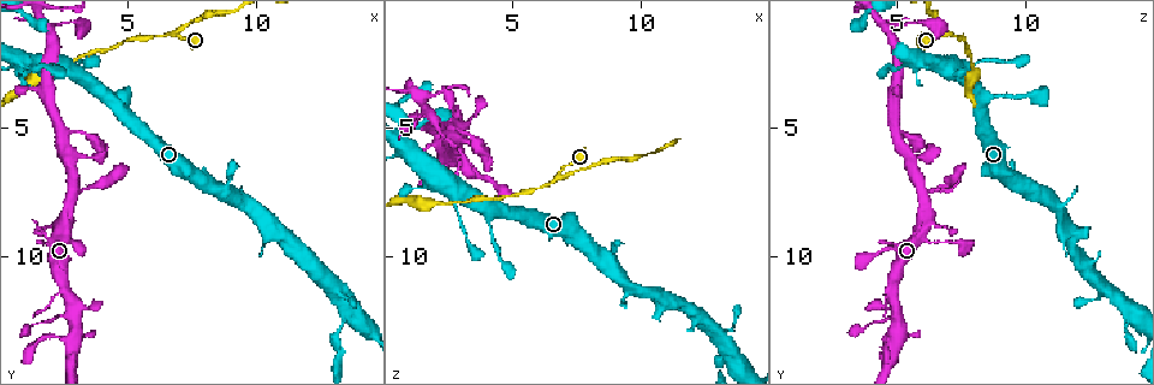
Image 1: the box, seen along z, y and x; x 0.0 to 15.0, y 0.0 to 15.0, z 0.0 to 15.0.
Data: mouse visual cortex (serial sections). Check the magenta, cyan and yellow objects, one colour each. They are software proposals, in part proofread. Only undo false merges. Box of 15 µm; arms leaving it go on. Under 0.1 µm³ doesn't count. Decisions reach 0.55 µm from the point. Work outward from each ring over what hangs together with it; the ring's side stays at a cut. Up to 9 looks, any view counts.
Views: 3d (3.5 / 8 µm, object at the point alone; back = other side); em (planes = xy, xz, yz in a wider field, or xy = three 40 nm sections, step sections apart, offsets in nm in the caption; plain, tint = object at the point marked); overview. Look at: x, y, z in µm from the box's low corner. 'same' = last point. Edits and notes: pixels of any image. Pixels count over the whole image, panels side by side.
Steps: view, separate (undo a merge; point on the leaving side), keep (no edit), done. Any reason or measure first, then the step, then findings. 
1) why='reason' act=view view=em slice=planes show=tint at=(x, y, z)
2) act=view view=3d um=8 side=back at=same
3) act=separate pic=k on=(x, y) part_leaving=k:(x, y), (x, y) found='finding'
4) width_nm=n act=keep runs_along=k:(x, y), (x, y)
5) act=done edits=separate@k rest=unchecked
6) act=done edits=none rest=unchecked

why='abrupt turn' act=view view=3d um=3.5 at=(2.7, 2.7, 7.6)

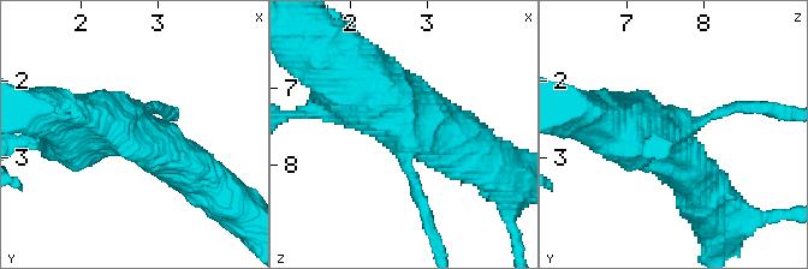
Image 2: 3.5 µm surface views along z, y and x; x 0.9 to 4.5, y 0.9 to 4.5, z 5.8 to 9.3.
act=view view=em slice=xy step=5 show=tint at=(2.80, 2.65, 7.65)

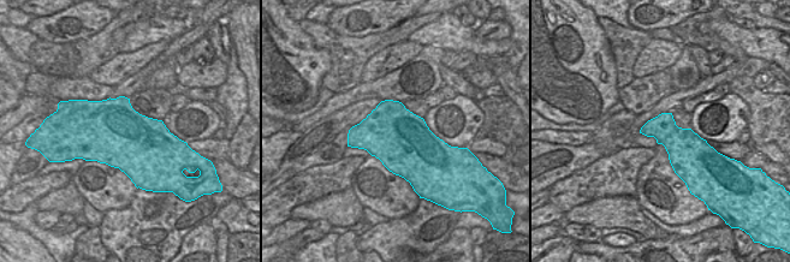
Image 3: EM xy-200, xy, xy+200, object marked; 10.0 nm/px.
act=keep runs_along=2:(486, 160), (360, 83) found='one cell here'

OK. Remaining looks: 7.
why='sudden change in width' act=view view=3d um=3.5 at=(1.9, 1.2, 4.7)

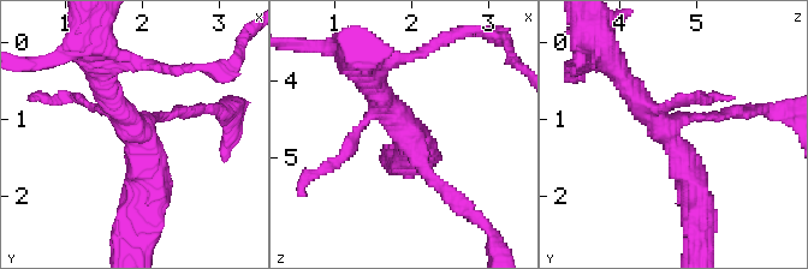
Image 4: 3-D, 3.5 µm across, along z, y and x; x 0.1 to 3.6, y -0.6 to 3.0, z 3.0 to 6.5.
arms=3 arm_widths_nm=150,300,400 why='shape alone is not enough' act=view view=em slice=planes show=tint at=(1.95, 1.15, 4.65)

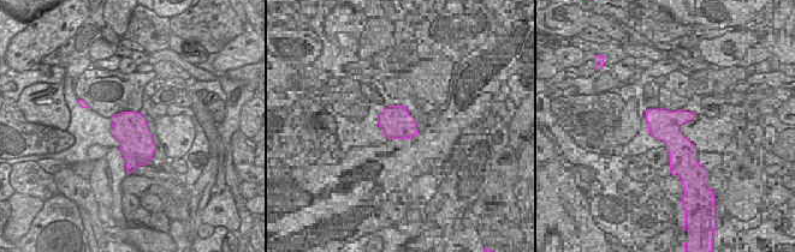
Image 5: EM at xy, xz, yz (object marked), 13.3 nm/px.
act=keep runs_along=4:(697, 202), (676, 143), (621, 77) found='all the same cell'

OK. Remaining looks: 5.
why='arms part here' act=view view=3d um=3.5 at=(11.1, 9.2, 11.7)

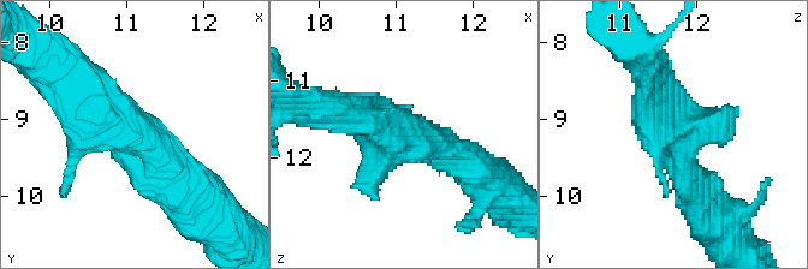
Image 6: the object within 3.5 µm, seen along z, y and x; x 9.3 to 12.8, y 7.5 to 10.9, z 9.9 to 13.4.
why='shape alone is not enough' act=view view=em slice=planes show=tint at=(11.10, 9.20, 11.75)

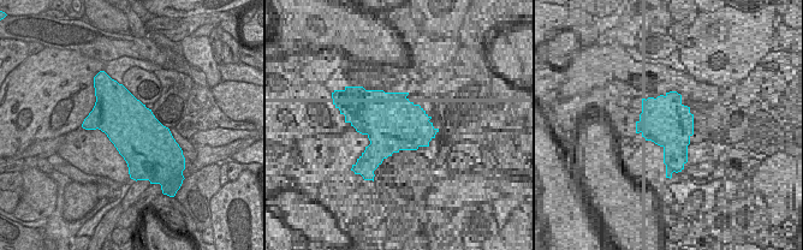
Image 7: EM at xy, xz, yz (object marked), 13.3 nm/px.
act=keep runs_along=6:(79, 78), (87, 96), (190, 189) found='one cell here'

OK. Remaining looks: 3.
why='thin neck' act=view view=3d um=3.5 at=(6.8, 1.3, 6.9)

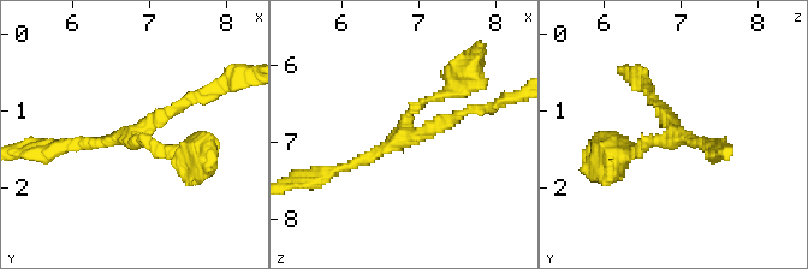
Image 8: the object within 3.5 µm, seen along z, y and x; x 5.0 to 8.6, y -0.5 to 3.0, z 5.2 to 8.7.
arms=3 arm_widths_nm=150,150,200 why='now the EM' act=view view=em slice=xy step=1 show=tint at=(6.80, 1.35, 6.90)

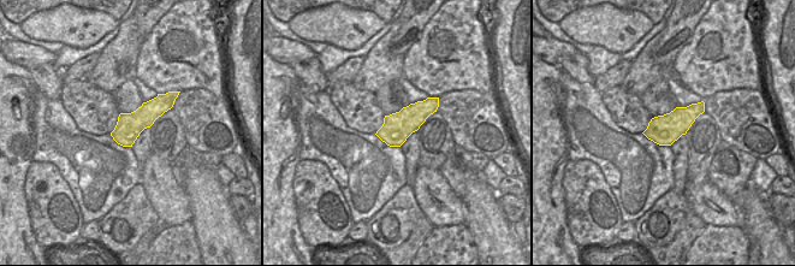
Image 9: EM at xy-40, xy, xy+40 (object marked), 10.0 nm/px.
width_nm=280 act=keep runs_along=8:(458, 82), (407, 115), (388, 147), (337, 168) found='one cell here'

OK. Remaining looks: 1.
act=done edits=none rest=unchecked

